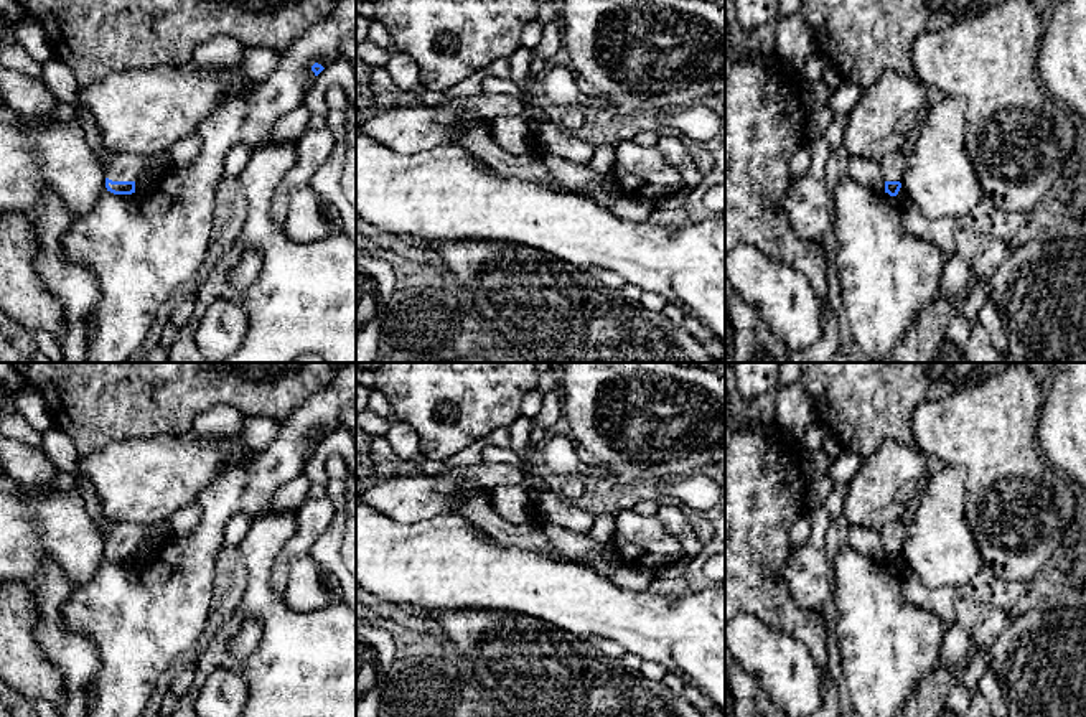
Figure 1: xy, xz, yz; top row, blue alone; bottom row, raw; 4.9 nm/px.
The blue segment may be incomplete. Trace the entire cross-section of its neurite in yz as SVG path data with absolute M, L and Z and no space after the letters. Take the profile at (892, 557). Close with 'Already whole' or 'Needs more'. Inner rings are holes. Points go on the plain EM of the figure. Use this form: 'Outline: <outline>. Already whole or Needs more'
Outline: M893 521L878 529L883 547L885 562L896 565L901 557L901 546L906 537L908 526L903 521Z. Needs more

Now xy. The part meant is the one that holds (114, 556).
Outline: M165 523L142 526L142 524L114 524L104 532L105 557L114 564L132 564L135 562L137 546L148 537L152 547L160 547L171 536L170 526Z. Needs more

